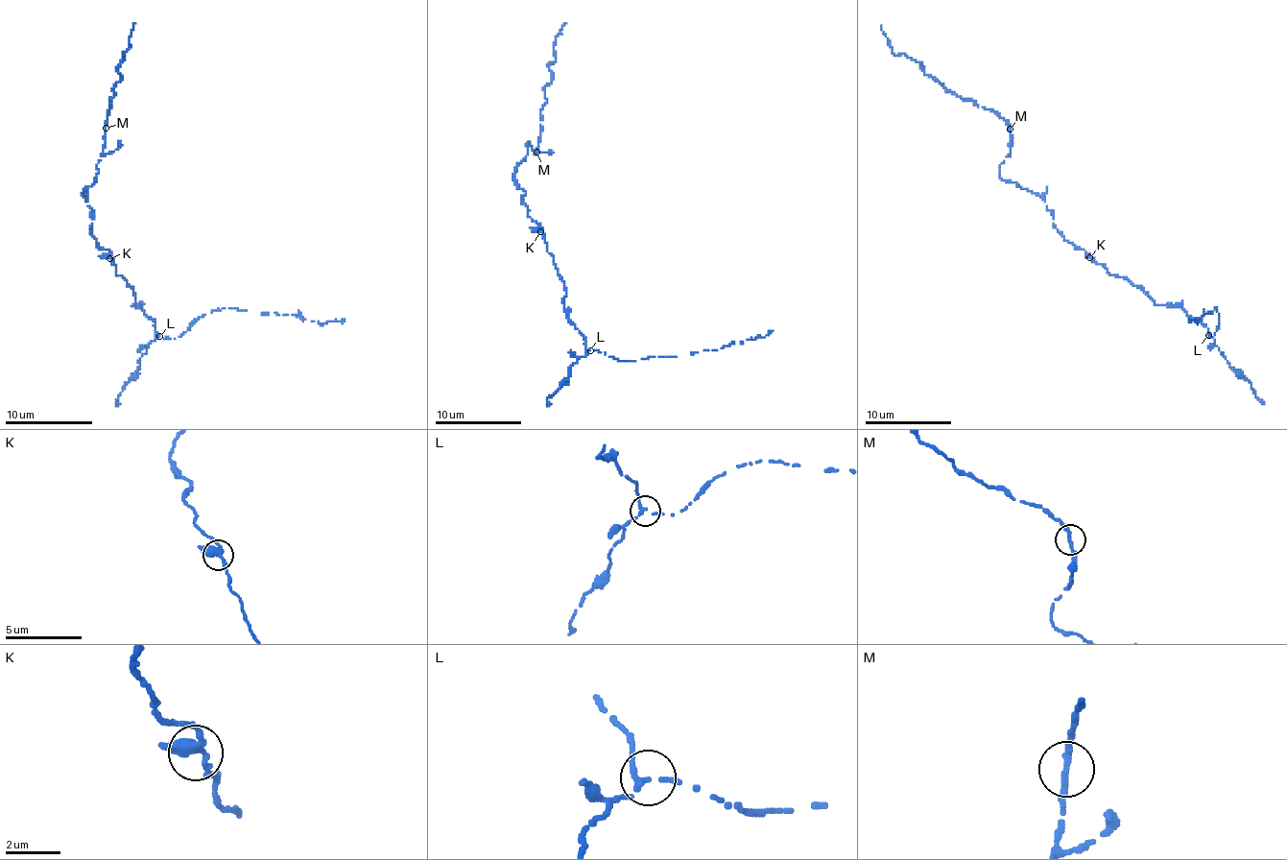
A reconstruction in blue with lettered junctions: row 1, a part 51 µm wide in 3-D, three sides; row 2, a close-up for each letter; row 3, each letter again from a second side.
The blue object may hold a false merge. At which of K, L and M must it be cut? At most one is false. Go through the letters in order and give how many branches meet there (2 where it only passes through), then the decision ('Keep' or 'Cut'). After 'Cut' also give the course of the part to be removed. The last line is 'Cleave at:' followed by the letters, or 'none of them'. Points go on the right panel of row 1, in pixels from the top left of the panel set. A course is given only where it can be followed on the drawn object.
K: Branches: 3. Keep
L: Branches: 2. Keep
M: Branches: 2. Keep
Cleave at: none of them

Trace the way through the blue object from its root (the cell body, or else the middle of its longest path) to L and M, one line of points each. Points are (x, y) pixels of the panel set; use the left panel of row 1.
L: (111, 256), (116, 274), (133, 291), (133, 306), (137, 306), (154, 323), (154, 332), (159, 336)
M: (111, 256), (92, 234), (94, 212), (83, 195), (96, 182), (105, 128)

